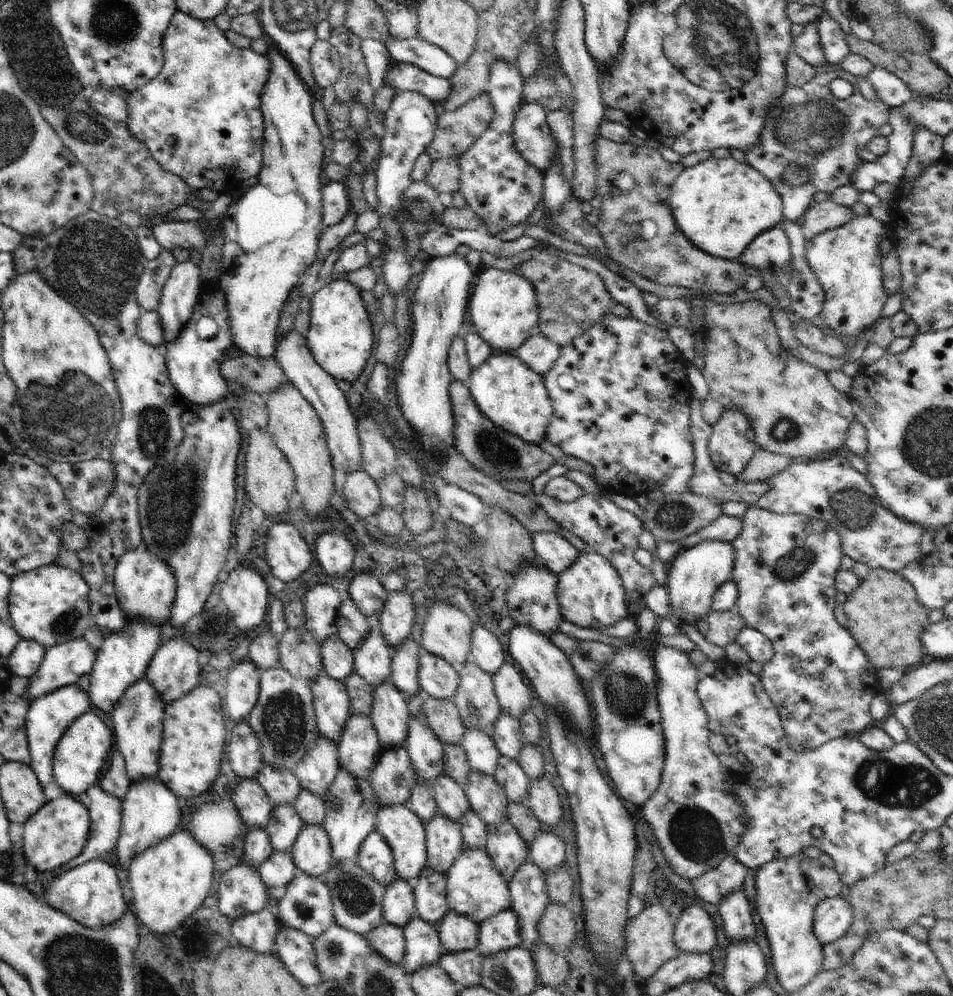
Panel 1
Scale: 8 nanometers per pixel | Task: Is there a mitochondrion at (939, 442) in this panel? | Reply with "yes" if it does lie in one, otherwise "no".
yes

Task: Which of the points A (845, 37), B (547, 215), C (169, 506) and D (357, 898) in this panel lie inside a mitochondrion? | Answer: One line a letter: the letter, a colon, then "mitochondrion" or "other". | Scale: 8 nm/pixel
A: other
B: other
C: mitochondrion
D: mitochondrion

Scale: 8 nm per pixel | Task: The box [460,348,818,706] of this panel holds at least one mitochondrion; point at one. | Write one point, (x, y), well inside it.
(500, 454)

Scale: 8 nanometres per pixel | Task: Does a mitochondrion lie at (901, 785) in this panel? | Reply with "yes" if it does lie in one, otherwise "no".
yes

